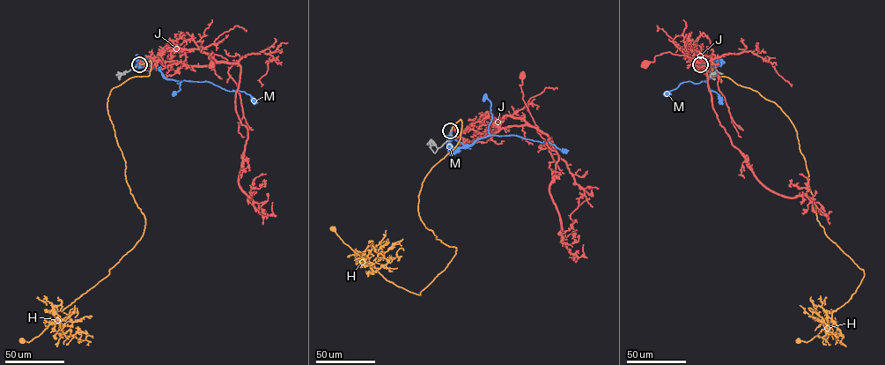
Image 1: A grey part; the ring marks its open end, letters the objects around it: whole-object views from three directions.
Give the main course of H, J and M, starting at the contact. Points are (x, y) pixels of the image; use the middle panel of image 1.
H: (450, 130), (460, 119), (459, 143), (422, 182), (418, 212), (455, 254), (420, 294), (364, 263), (333, 228)
J: (451, 131), (472, 129), (493, 133), (511, 126), (538, 128), (522, 98), (519, 85), (522, 74)
M: (451, 131), (452, 137), (465, 145), (472, 145), (489, 136), (492, 115), (490, 103), (485, 96)

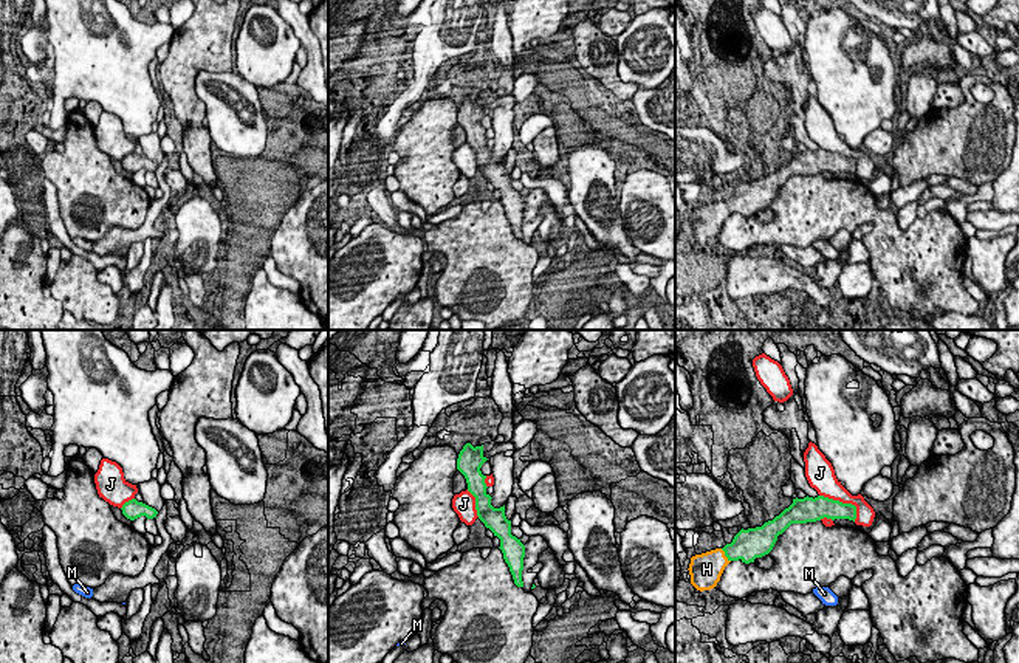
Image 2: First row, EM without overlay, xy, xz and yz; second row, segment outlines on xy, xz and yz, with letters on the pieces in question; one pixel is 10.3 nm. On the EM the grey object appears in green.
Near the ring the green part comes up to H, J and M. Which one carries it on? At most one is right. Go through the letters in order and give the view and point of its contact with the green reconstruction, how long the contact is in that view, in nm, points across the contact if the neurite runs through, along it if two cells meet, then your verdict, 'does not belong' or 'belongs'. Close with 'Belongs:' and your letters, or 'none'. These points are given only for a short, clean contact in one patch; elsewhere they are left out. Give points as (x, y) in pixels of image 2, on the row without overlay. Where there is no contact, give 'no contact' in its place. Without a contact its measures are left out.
H: yz (725, 208) | 180 nm | across yz (747, 199), (725, 208), (706, 222) | belongs
J: yz (844, 157) | 480 nm | does not belong
M: no contact | does not belong
Belongs: H

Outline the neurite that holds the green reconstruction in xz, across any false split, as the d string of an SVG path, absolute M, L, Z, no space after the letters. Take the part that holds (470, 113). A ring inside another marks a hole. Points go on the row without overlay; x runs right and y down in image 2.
M466 96L458 107L457 122L465 129L468 144L475 150L479 172L500 192L499 201L510 220L514 237L523 240L522 223L525 198L511 187L511 173L505 169L505 158L500 161L491 158L492 150L486 146L488 139L485 136L486 129L480 124L486 113L488 112L483 108L483 98L474 101L471 96Z

